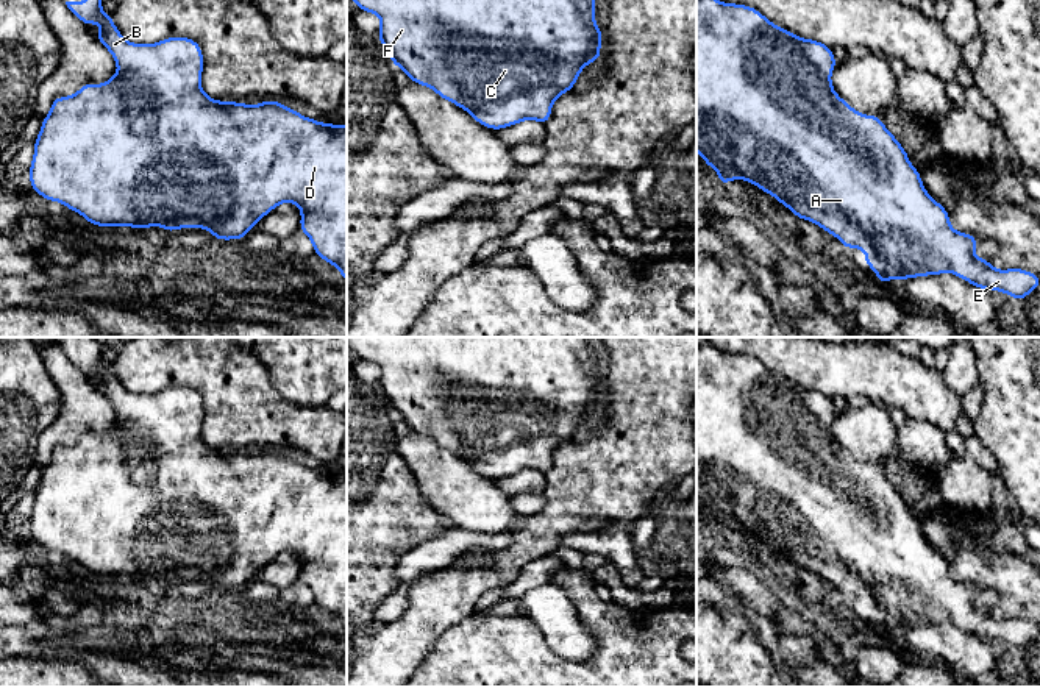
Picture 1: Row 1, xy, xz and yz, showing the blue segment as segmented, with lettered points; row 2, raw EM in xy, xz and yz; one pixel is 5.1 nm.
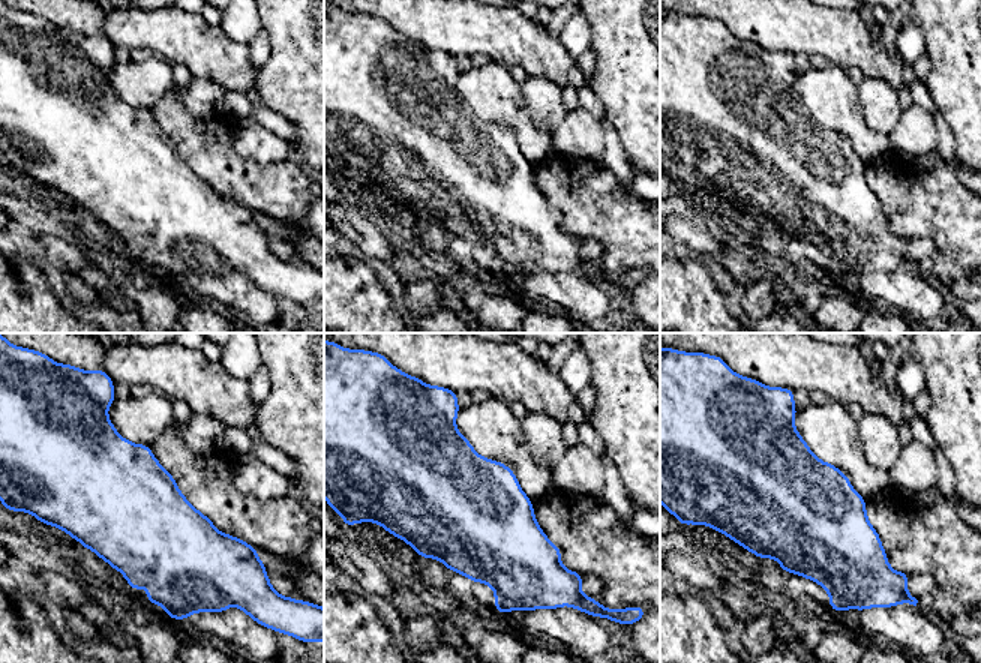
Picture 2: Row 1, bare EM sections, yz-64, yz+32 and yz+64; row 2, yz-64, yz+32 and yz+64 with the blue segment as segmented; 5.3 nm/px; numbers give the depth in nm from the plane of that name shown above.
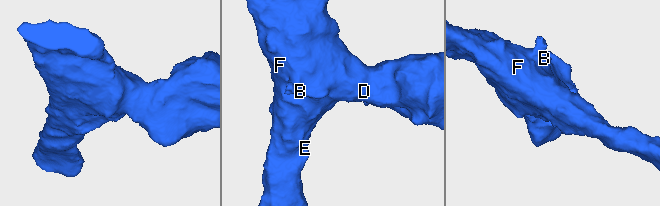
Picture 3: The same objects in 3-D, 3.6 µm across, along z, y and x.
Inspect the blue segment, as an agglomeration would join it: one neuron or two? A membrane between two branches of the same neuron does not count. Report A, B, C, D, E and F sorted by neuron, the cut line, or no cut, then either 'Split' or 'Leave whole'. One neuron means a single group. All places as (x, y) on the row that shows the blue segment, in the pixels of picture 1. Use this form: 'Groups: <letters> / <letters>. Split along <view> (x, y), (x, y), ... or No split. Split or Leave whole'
Groups: A B C D E F. No split. Leave whole

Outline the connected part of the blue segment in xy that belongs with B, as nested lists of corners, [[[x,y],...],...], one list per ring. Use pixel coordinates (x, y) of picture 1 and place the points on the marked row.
[[[103,0],[66,2],[72,14],[83,23],[100,23],[102,30],[95,37],[109,50],[117,64],[117,73],[103,84],[87,83],[70,97],[56,97],[52,109],[42,120],[41,131],[34,142],[33,162],[28,170],[34,192],[48,201],[59,201],[70,211],[81,214],[91,225],[97,226],[131,226],[147,230],[158,225],[166,231],[180,228],[205,228],[212,237],[220,240],[242,240],[248,230],[264,215],[284,201],[297,205],[301,211],[300,230],[311,239],[314,255],[336,265],[340,276],[347,281],[347,123],[333,125],[308,119],[283,106],[280,101],[265,100],[261,105],[245,105],[236,101],[217,101],[201,91],[201,70],[205,66],[201,47],[191,37],[167,37],[156,44],[128,42],[112,23],[111,14],[102,11]]]

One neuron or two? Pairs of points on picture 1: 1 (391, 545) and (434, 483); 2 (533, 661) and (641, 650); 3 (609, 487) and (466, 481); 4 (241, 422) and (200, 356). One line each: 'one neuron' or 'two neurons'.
1: two neurons
2: one neuron
3: two neurons
4: one neuron

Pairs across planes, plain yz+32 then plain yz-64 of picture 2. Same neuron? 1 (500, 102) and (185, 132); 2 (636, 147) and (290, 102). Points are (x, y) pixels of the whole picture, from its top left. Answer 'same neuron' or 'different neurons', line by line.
1: different neurons
2: same neuron

